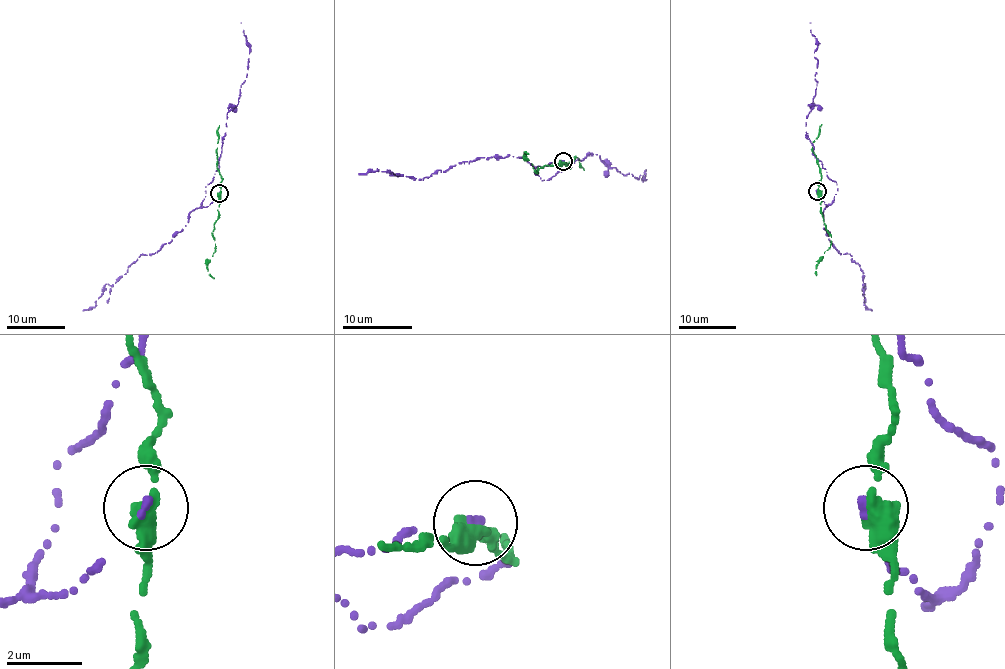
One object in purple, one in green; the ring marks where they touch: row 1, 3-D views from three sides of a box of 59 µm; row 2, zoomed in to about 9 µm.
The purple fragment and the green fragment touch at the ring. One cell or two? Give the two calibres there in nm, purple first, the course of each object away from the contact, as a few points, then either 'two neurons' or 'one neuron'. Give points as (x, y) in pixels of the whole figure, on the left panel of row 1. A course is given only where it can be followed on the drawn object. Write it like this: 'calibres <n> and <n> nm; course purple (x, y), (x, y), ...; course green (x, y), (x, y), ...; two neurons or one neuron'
calibres 190 and 400 nm; course purple (219, 193), (202, 207), (205, 186), (219, 168), (228, 112), (238, 103), (246, 77), (248, 42), (241, 22); course green (219, 193), (218, 215), (213, 231), (215, 249), (207, 266), (214, 278); two neurons

